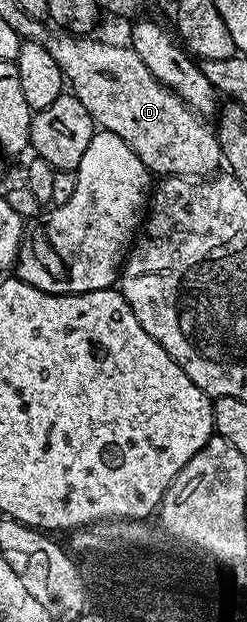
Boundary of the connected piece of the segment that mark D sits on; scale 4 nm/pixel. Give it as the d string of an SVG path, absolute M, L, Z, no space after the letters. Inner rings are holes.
M61 36L65 38L44 39L44 44L55 56L55 64L65 73L68 89L87 108L94 123L104 133L114 134L143 160L153 176L209 176L222 165L221 145L212 129L204 126L202 115L194 114L188 104L175 92L147 72L147 64L128 45L116 46L113 42L96 42L93 36Z

